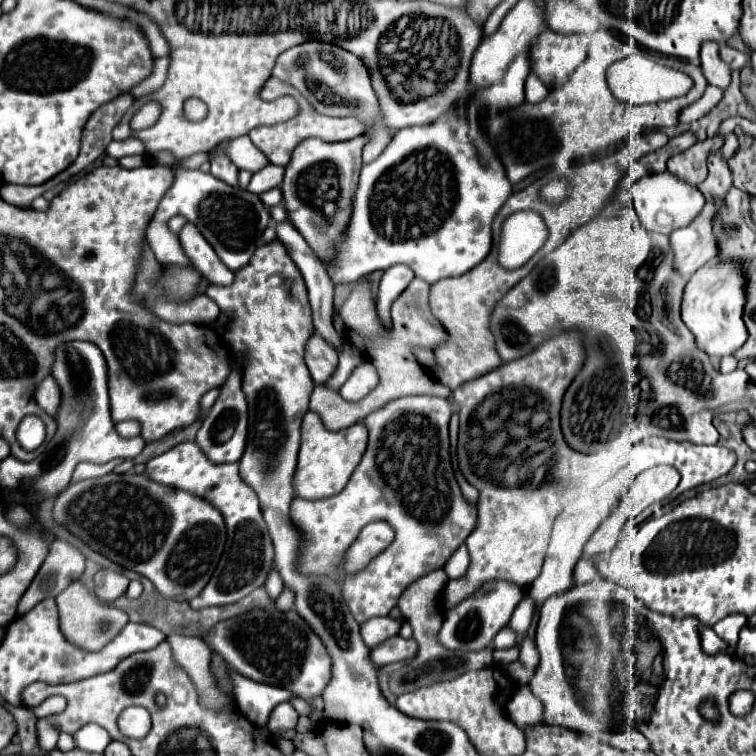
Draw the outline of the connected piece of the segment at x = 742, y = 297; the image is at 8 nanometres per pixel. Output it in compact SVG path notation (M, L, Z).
M738 260L708 262L690 278L688 288L684 290L682 320L692 330L698 346L708 356L734 354L748 338L748 332L742 320L742 312L746 304L746 286L748 286L748 278L744 274L746 274L746 268Z

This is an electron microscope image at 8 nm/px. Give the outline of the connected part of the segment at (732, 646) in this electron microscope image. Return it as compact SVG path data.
M730 614L730 616L726 616L724 620L720 620L718 624L712 626L712 630L718 634L718 638L722 638L726 642L724 654L736 654L738 632L740 632L744 622L746 622L744 614Z

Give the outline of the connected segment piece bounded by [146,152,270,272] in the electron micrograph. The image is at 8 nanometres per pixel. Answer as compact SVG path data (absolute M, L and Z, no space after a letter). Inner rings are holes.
M158 152L158 156L154 154L154 160L160 164L166 164L168 168L174 170L174 184L160 200L158 210L146 230L146 240L148 240L148 246L154 252L156 260L164 266L180 266L180 268L192 266L180 246L178 236L174 232L170 232L170 228L168 228L168 220L172 216L180 214L188 222L192 222L196 228L200 228L202 236L210 242L210 246L216 250L220 260L232 272L244 268L250 262L254 250L260 246L262 232L270 224L270 214L264 208L264 204L260 202L260 198L248 190L228 186L222 180L214 178L212 174L204 174L202 170L182 168L178 164L176 156L172 156L170 152ZM166 234L168 234L168 250L166 250Z

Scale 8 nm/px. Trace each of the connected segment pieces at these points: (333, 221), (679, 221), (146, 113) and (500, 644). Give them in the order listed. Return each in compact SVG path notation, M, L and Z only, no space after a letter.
M358 136L354 140L336 144L308 138L298 144L290 164L286 166L280 190L284 208L288 212L288 222L304 236L304 240L324 264L334 258L336 246L344 238L344 232L350 224L352 200L362 166L362 148L366 142L368 136Z
M668 170L660 172L660 174L648 174L648 176L640 178L638 182L634 182L632 196L634 196L634 206L638 212L638 218L644 224L644 228L652 230L652 232L660 232L660 234L670 234L676 228L688 226L700 214L700 210L704 206L702 192L694 184L670 174Z
M154 101L145 104L132 118L130 125L132 130L142 130L153 126L159 118L160 105Z
M502 628L498 634L496 634L496 638L494 638L494 648L496 650L500 650L500 648L512 648L512 646L516 646L516 642L520 642L522 638L518 638L516 636L516 632L512 632L510 628Z

